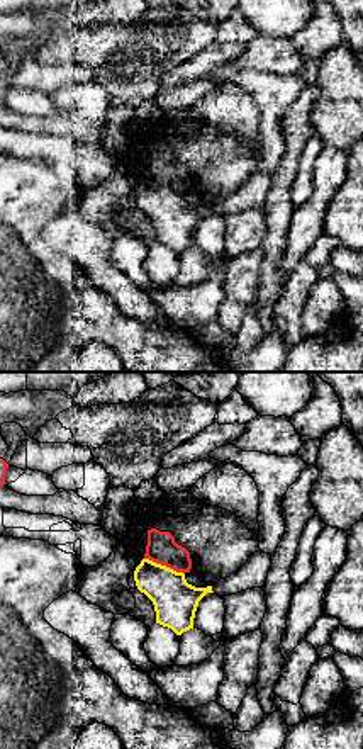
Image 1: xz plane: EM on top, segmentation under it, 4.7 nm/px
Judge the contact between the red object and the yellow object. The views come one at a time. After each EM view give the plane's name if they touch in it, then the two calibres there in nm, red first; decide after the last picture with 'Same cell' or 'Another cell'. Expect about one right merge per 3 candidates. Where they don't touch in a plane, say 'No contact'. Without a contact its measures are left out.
Touches red in xz. Thickness 140 nm (red) against 220 nm

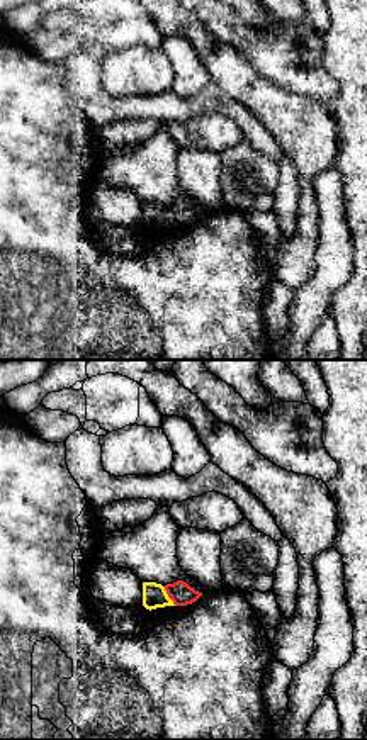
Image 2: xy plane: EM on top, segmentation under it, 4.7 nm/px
Touches red in xy. Thickness 110 nm (red) against 110 nm

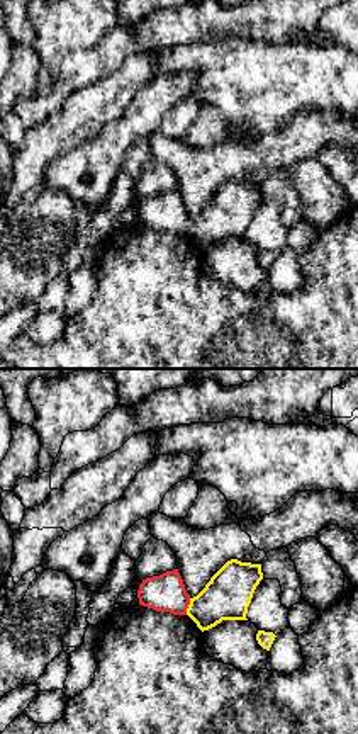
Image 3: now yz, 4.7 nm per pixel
Touches red in yz. Thickness 180 nm (red) against 220 nm

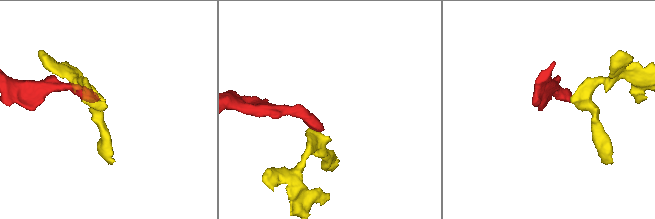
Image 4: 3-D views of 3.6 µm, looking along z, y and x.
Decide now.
Another cell

